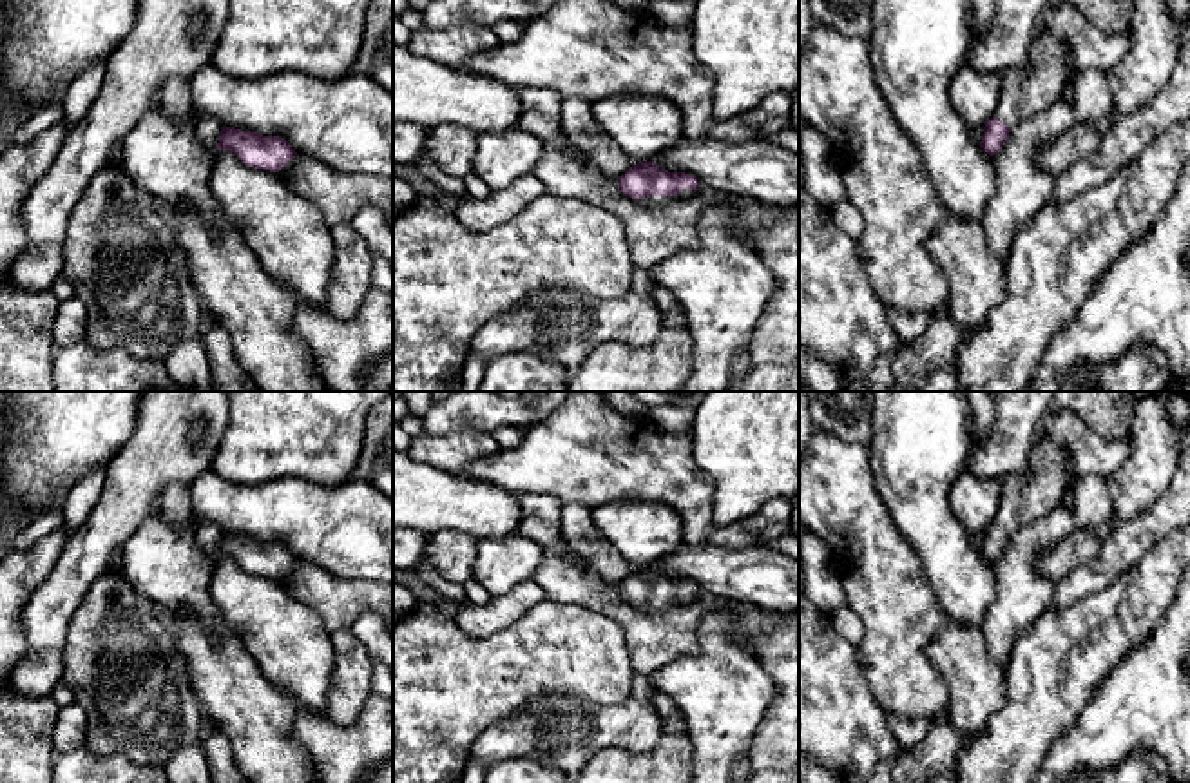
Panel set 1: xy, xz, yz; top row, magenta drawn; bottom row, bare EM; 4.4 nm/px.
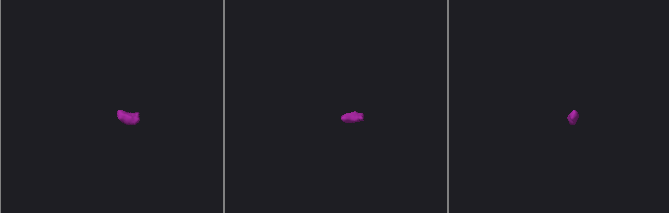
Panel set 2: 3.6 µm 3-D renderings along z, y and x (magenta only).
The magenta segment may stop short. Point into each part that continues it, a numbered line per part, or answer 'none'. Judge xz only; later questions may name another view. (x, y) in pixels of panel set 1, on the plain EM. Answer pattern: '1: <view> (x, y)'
1: xz (652, 606)

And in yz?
1: yz (1046, 481)

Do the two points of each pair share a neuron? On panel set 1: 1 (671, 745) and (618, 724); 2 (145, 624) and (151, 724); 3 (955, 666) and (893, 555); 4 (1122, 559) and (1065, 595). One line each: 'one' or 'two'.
1: two
2: one
3: two
4: one

